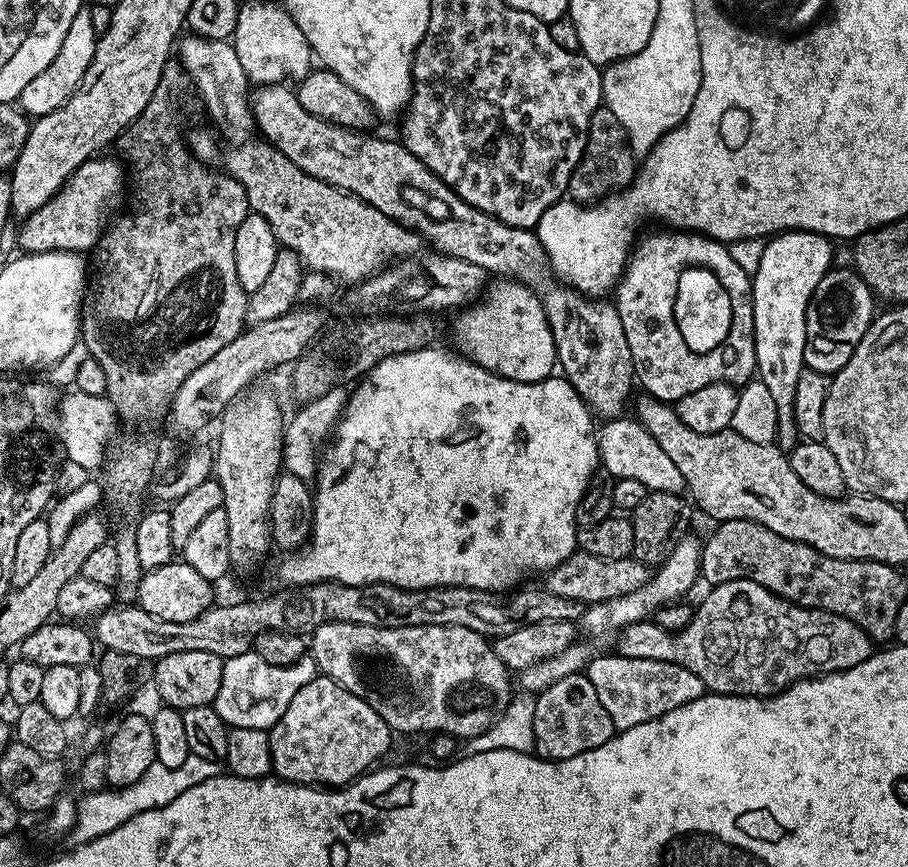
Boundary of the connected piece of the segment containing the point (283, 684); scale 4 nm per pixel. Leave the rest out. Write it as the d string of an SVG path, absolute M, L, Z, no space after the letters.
M254 650L229 656L225 659L222 670L222 686L218 686L216 703L217 714L224 723L232 728L263 728L270 730L286 714L286 706L290 706L290 698L306 686L318 674L316 661L305 654L296 664L290 666L270 666Z

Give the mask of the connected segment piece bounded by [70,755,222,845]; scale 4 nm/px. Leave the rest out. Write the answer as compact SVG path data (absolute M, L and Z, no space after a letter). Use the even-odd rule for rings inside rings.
M191 755L186 758L186 762L182 762L180 768L167 768L158 763L152 764L150 770L146 770L146 774L138 778L138 782L125 788L83 793L76 805L76 825L72 827L70 833L71 843L78 845L94 842L94 838L102 838L102 834L110 834L110 830L118 830L122 822L130 822L130 818L146 810L154 810L174 802L174 798L178 798L178 794L186 794L190 786L198 786L198 782L211 776L219 776L221 772L221 765L217 761Z

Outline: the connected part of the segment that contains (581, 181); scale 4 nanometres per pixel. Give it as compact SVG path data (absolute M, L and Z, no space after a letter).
M607 106L596 108L590 118L582 158L576 169L572 171L567 195L577 204L599 202L611 196L613 192L627 188L637 171L638 156L632 151L628 132L622 126L622 122L618 122L618 118Z

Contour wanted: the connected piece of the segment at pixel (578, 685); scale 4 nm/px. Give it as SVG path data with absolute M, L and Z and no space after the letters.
M584 672L560 678L536 696L533 730L535 753L544 760L565 760L597 749L616 733L613 719L603 709L594 684Z

